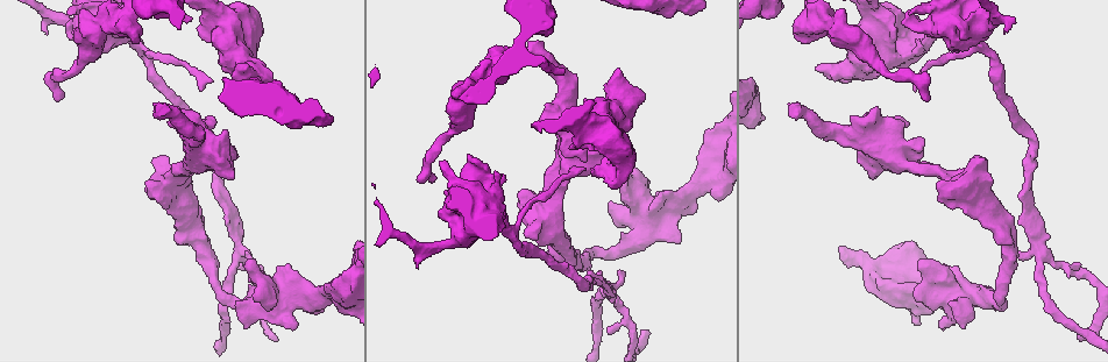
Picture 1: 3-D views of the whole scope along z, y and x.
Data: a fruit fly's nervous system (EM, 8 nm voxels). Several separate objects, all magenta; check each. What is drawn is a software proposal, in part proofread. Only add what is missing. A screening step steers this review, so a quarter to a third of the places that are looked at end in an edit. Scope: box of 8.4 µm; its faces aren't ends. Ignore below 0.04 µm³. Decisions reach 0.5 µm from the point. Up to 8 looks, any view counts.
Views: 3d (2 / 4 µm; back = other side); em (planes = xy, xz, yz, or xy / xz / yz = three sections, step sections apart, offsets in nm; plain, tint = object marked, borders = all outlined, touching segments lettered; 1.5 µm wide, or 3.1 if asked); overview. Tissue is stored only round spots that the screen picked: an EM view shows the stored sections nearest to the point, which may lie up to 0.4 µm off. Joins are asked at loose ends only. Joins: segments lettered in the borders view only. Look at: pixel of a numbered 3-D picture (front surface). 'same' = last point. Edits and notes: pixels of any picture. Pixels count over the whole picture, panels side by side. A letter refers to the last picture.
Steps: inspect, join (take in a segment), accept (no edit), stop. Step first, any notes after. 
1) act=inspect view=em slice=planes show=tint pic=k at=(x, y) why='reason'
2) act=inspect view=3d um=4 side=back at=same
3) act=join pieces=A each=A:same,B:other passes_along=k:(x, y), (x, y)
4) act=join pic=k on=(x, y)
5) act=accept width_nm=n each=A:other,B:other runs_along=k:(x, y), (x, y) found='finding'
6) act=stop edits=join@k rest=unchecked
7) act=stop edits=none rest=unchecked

act=inspect view=em slice=planes show=plain pic=1 at=(46, 31) why='branch stops here'

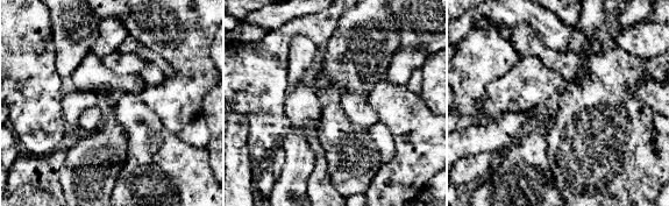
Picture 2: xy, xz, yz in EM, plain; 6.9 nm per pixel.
act=inspect view=em slice=planes show=borders at=same why='see the neighbours'

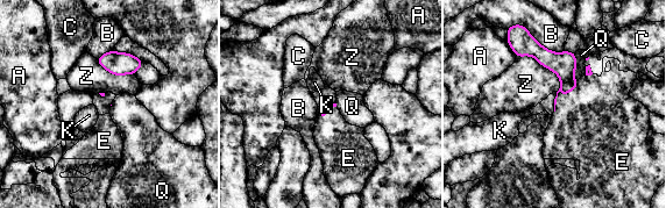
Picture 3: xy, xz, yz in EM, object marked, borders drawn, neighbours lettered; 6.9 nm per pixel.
act=join pieces=E each=A:other,B:other,C:other,E:same,K:other,Q:other,Z:other found='the neuron continues'

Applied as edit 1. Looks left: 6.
act=inspect view=em slice=xy step=8 show=tint pic=1 at=(564, 71) why='branch stops here'

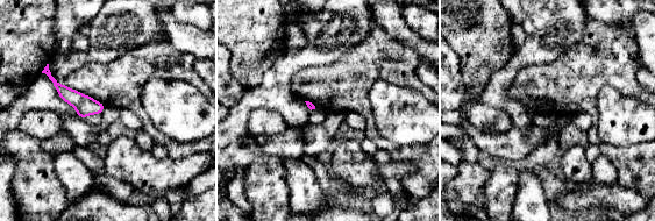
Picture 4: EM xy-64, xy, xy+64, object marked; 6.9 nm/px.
act=inspect view=em slice=yz step=4 show=borders at=same why='another direction'

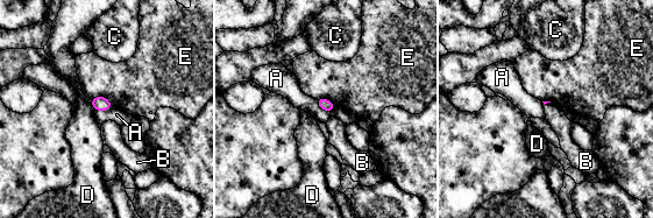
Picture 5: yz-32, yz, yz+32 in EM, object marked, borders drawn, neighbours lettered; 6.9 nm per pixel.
act=accept each=A:other,B:other,C:other,D:other,E:other border=5:(91, 98), (104, 96), (112, 105) found='none of them fits'

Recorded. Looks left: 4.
act=inspect view=em slice=planes show=borders pic=1 at=(1079, 340) why='branch stops here'

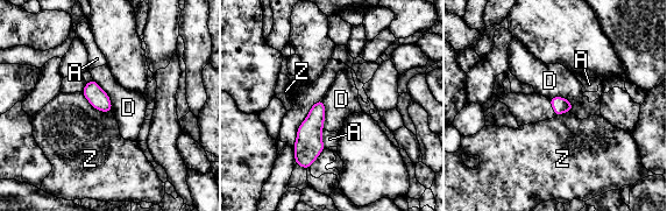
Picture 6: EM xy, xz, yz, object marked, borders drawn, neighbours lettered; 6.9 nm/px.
act=accept each=A:other,D:other,Z:other border=6:(82, 91), (96, 108), (111, 112) found='none of them fits'

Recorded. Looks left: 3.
act=stop edits=join@3 rest=unchecked

